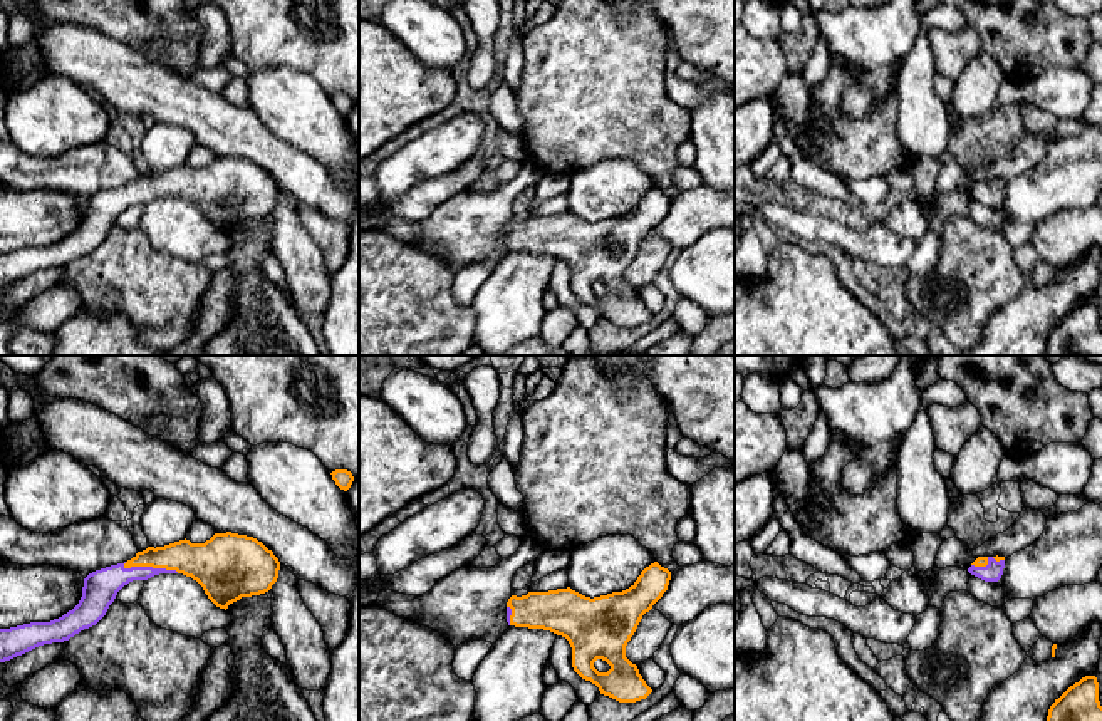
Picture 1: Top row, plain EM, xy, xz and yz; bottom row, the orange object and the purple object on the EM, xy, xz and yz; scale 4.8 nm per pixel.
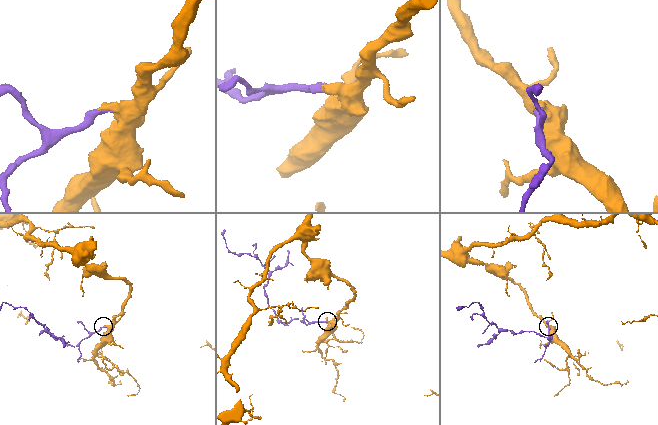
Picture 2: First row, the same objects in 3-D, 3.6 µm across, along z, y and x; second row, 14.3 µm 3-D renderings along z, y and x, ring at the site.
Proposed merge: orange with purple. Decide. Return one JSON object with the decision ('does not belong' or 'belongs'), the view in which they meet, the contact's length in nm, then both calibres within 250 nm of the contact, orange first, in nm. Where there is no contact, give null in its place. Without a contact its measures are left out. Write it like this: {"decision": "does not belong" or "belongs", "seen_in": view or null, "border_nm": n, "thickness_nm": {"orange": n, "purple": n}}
{"decision": "belongs", "seen_in": "xy", "border_nm": 280, "thickness_nm": {"orange": 190, "purple": 150}}

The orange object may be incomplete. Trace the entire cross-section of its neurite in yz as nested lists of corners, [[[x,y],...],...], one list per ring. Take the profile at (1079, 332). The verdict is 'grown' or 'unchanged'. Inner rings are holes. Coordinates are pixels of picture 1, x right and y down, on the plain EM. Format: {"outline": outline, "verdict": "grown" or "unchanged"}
{"outline": [[[1095,300],[1070,310],[1048,334],[1045,355],[1102,355],[1102,330]]], "verdict": "unchanged"}

